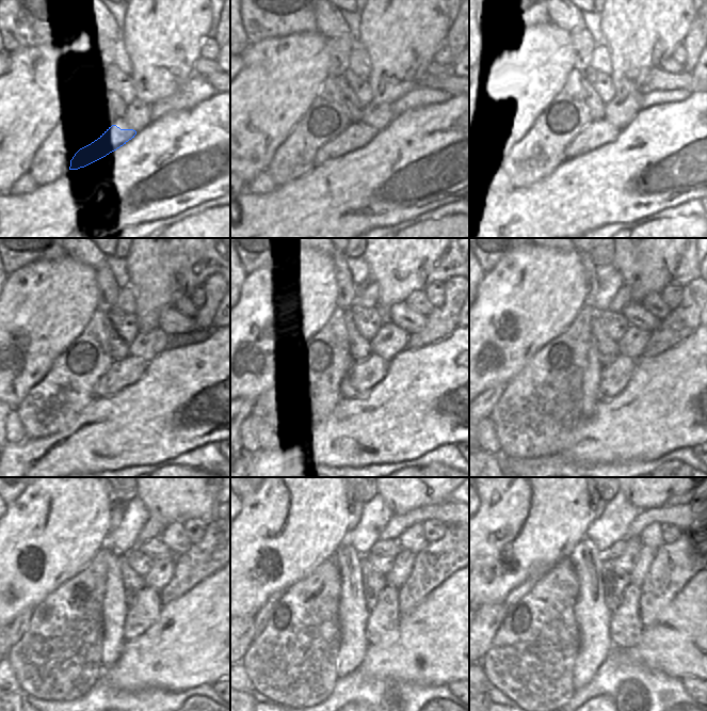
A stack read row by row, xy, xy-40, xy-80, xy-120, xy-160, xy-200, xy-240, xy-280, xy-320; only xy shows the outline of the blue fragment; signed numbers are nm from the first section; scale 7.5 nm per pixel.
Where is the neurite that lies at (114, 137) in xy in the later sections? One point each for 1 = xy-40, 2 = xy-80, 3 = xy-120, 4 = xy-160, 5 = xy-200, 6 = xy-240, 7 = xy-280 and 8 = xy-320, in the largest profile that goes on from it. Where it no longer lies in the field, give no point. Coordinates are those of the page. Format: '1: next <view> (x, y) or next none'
1: next xy-40 (358, 133)
2: next xy-80 (599, 132)
3: next xy-120 (123, 373)
4: next xy-160 (362, 376)
5: next xy-200 (613, 379)
6: next xy-240 (146, 610)
7: next xy-280 (392, 603)
8: next xy-320 (642, 603)

